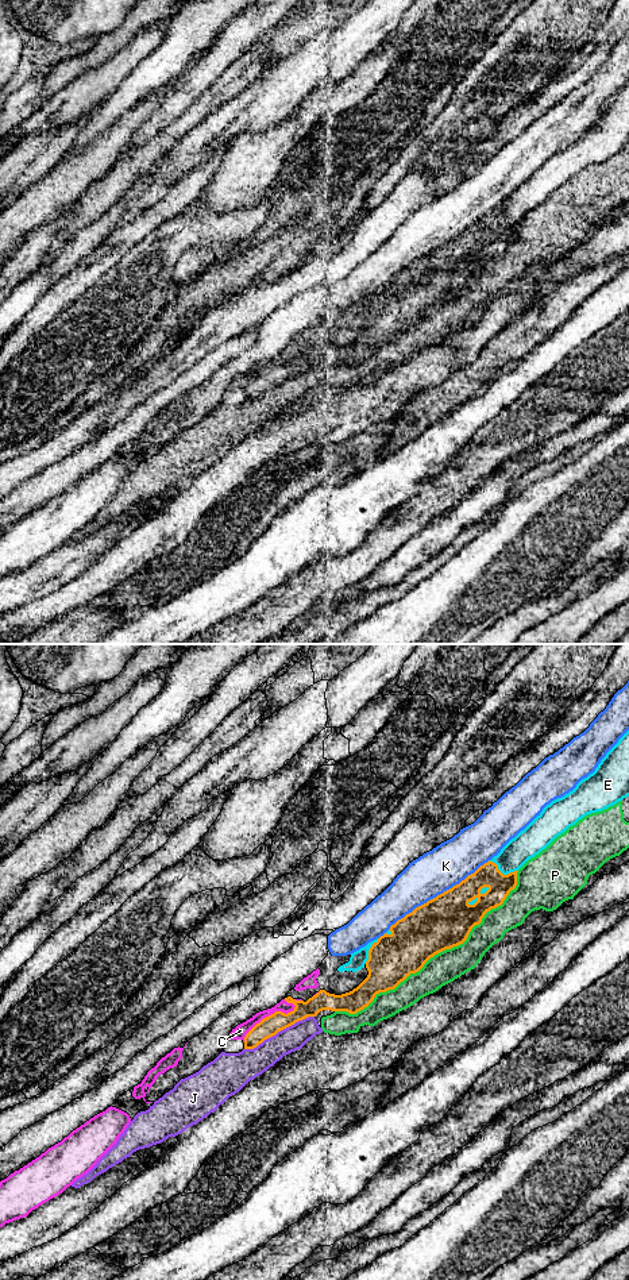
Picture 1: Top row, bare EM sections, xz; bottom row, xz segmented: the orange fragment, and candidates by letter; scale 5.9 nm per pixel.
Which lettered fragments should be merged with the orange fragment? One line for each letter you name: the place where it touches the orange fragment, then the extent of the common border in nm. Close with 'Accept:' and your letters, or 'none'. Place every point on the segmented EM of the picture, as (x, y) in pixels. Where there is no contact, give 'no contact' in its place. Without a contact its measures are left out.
Accept: none

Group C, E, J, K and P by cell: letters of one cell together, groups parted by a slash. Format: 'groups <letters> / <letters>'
groups C E / J P / K

